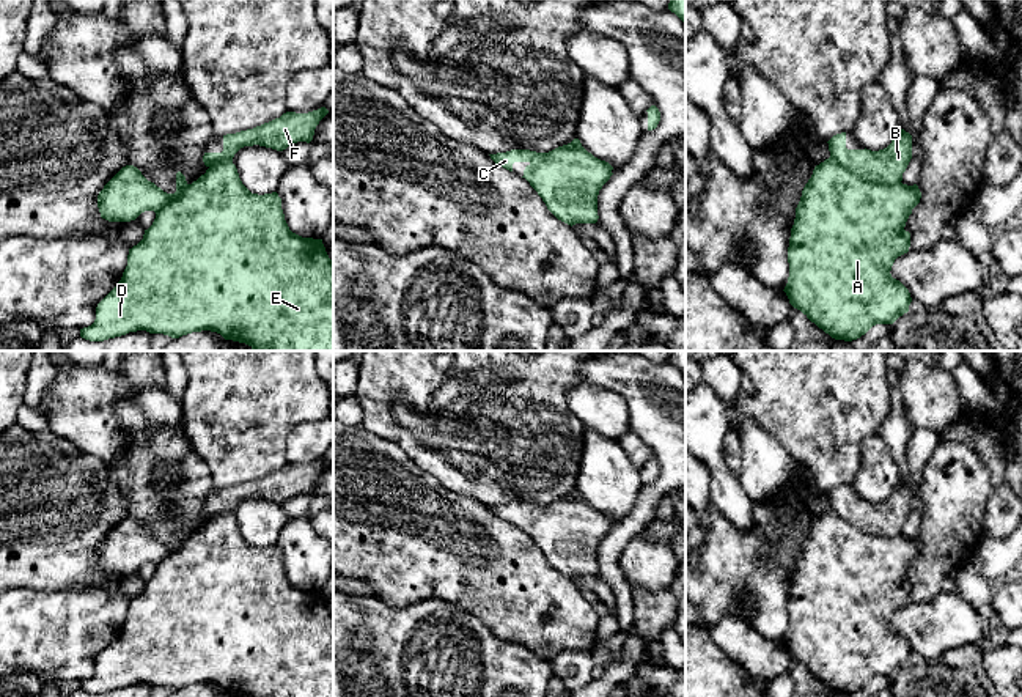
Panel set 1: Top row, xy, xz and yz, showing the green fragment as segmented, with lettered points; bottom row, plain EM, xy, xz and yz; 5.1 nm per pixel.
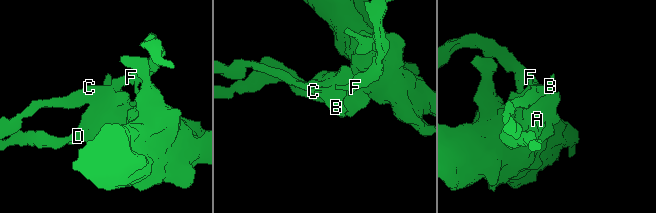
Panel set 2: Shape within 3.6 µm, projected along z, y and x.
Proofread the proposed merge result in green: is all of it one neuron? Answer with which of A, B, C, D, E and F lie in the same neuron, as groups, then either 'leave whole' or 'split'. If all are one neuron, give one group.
A D E / B C F | split

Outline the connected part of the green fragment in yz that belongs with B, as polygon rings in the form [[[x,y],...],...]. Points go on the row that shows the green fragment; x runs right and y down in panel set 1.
[[[904,129],[879,151],[847,149],[846,132],[833,135],[827,143],[832,159],[868,183],[899,184],[912,159],[912,135]]]

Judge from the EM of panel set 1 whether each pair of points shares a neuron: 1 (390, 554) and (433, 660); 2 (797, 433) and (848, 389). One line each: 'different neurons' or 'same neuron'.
1: different neurons
2: same neuron

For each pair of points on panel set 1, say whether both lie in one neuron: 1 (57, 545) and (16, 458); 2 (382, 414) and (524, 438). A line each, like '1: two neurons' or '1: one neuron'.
1: one neuron
2: one neuron

